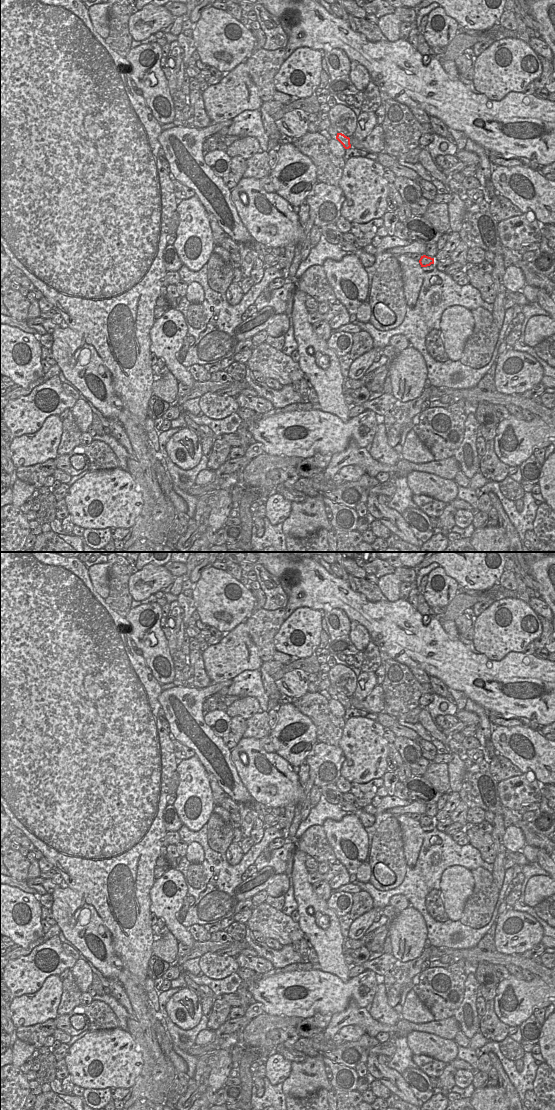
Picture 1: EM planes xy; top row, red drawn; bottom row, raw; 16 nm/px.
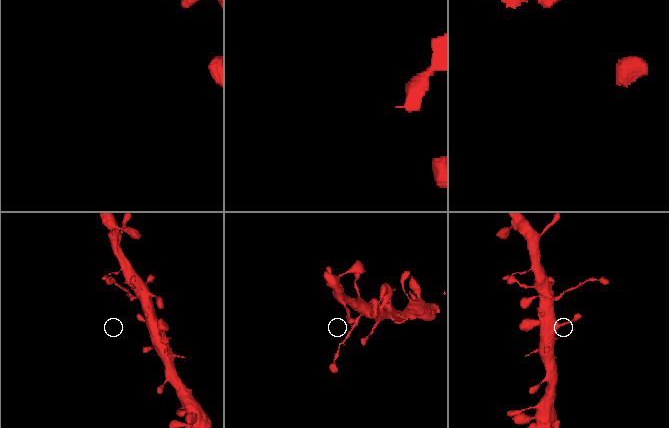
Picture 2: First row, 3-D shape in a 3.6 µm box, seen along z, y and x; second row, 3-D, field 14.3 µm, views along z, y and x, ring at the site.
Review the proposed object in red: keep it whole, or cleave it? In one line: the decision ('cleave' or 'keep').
cleave

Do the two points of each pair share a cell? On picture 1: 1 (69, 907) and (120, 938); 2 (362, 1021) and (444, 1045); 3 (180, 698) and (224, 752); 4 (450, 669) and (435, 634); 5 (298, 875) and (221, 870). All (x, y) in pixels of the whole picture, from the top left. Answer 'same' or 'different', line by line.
1: different
2: different
3: same
4: same
5: different

